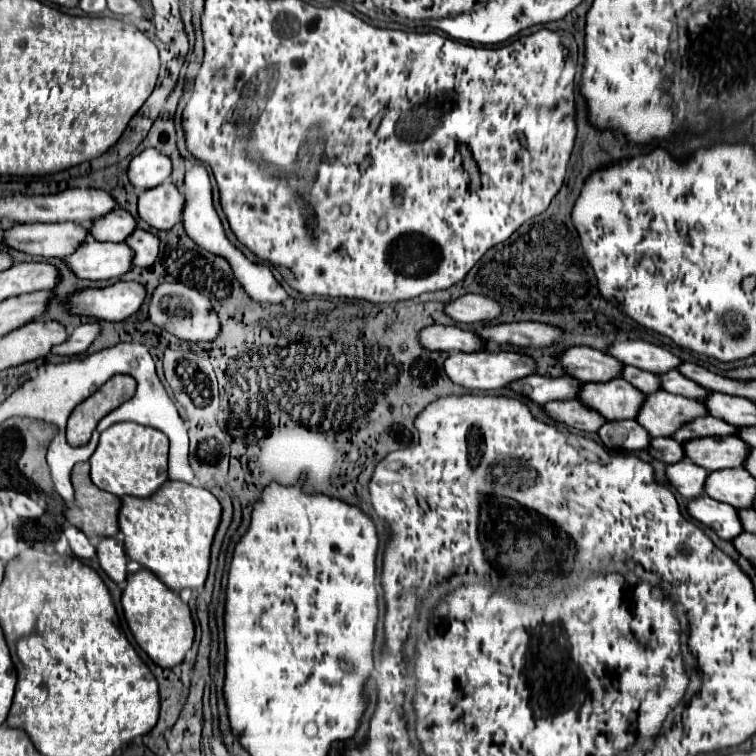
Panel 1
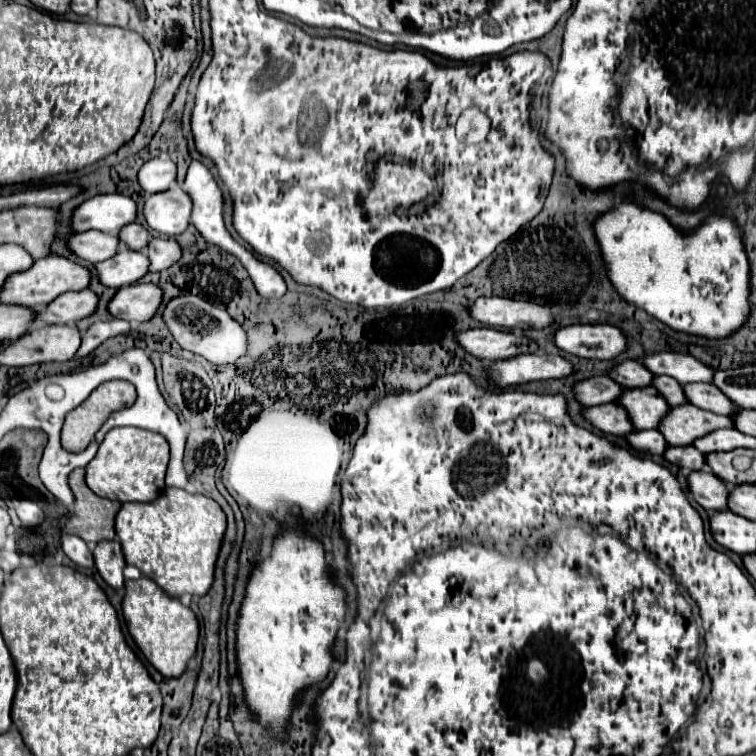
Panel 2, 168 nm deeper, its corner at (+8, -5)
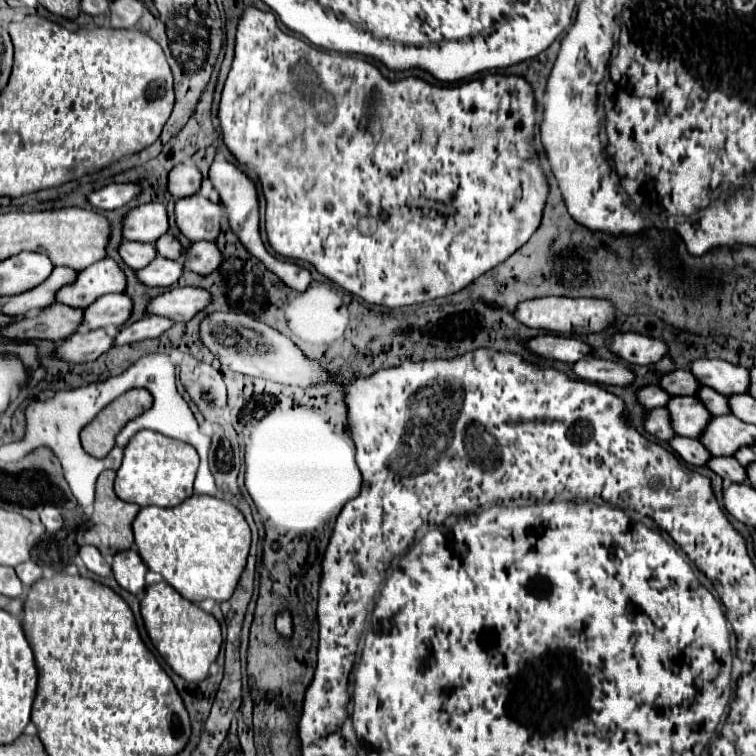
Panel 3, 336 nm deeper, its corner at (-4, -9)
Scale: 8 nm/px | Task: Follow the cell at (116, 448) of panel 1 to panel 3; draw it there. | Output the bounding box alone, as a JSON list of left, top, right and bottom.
[116,430,200,508]

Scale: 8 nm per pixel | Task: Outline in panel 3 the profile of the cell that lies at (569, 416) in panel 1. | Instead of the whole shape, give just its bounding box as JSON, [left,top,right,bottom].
[644,408,676,440]

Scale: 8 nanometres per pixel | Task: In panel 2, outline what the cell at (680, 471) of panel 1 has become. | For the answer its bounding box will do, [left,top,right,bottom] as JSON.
[686,468,728,512]

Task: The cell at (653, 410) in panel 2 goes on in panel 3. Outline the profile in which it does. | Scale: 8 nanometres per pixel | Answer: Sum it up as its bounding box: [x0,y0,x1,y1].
[668,396,712,438]

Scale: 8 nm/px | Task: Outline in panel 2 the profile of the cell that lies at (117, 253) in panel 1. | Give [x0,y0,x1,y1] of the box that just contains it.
[94,246,148,288]

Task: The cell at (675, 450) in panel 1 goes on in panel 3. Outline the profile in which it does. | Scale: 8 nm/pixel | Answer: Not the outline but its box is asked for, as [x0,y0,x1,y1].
[708,456,748,484]

